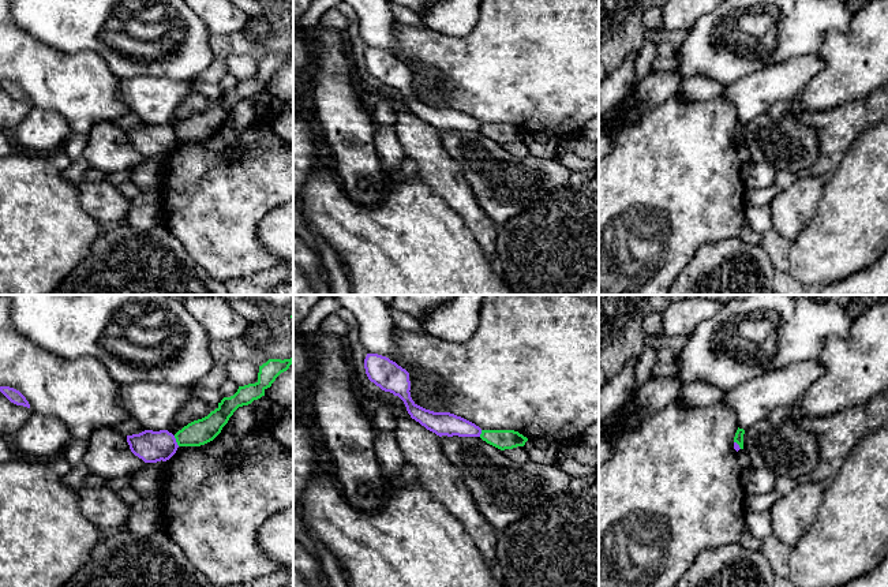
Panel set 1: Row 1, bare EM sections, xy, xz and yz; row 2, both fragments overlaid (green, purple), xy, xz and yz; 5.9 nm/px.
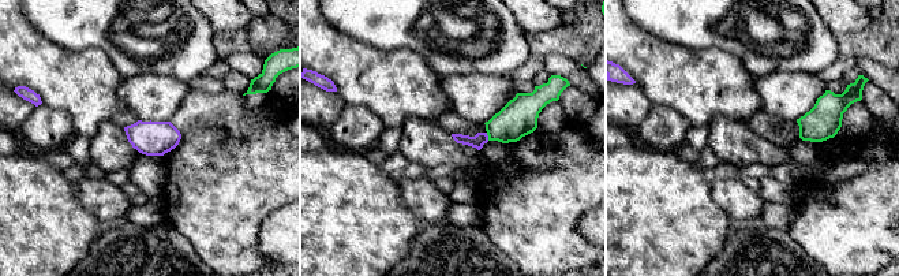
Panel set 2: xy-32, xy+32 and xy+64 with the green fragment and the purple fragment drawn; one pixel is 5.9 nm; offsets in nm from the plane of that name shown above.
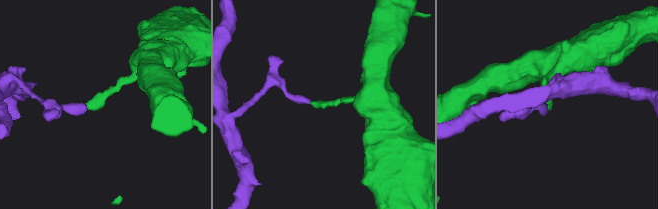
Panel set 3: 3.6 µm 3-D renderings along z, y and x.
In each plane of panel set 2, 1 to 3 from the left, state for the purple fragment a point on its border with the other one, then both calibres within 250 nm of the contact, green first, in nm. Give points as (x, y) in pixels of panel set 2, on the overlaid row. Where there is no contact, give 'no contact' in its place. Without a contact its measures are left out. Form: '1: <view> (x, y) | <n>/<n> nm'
1: no contact
2: xy+32 (489, 137) | 220/80 nm
3: no contact

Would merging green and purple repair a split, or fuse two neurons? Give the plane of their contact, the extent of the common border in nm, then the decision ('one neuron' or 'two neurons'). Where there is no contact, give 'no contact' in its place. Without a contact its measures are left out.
meets green in xy; contact 70 nm long; two neurons

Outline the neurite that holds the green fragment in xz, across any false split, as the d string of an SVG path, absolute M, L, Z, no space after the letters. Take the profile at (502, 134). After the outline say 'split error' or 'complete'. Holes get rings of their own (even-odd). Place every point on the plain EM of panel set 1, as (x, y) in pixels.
M482 124L480 132L501 145L524 141L528 135L514 124Z | complete

